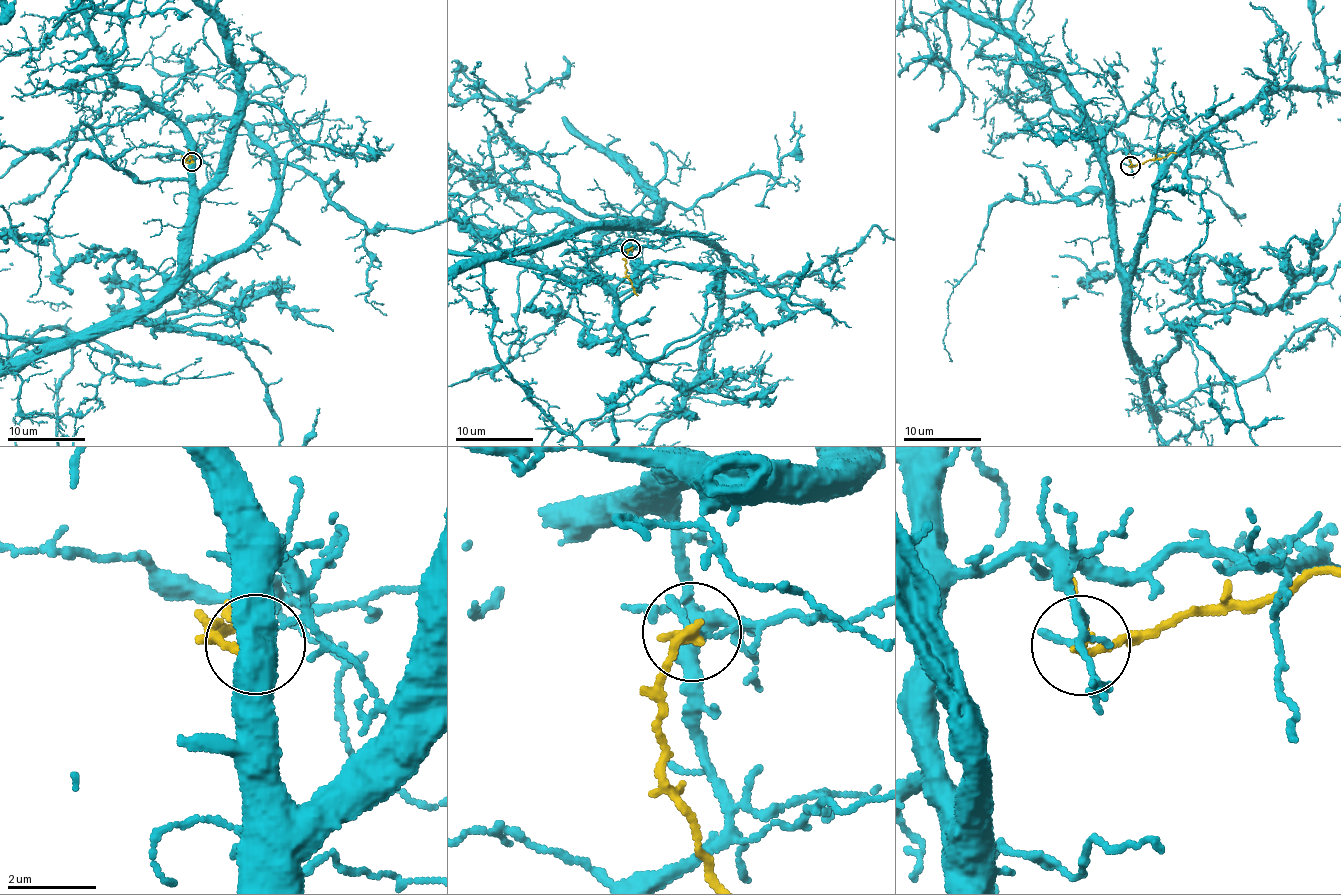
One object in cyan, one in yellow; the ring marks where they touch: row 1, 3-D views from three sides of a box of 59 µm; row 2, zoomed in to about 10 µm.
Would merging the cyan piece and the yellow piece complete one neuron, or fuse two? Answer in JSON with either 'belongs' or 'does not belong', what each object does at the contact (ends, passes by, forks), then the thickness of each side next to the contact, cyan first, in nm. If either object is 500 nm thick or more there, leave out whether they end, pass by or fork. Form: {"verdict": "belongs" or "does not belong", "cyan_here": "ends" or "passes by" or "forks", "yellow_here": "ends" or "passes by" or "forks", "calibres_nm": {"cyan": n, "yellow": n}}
{"verdict": "does not belong", "cyan_here": "ends", "yellow_here": "passes by", "calibres_nm": {"cyan": 170, "yellow": 180}}

